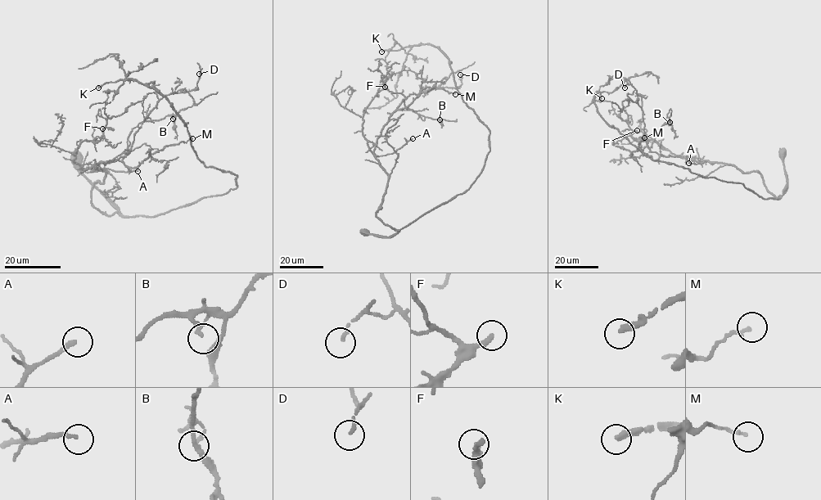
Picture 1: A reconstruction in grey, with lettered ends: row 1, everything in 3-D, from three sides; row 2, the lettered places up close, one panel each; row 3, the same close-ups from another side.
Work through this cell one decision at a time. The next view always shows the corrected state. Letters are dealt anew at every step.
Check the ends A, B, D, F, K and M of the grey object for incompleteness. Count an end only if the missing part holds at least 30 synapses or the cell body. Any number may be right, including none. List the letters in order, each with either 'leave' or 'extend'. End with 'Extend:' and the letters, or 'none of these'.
A: extend
B: leave
D: leave
F: extend
K: extend
M: leave
Extend: A, F, K

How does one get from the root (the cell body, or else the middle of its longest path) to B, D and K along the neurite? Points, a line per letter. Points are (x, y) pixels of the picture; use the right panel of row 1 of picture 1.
B: (781, 155), (787, 189), (776, 197), (757, 172), (652, 152), (657, 131), (669, 122)
D: (781, 155), (787, 189), (776, 197), (757, 172), (652, 152), (645, 139), (636, 90), (630, 84), (624, 87)
K: (781, 155), (787, 189), (764, 199), (742, 183), (647, 156), (604, 120), (597, 92), (602, 98)

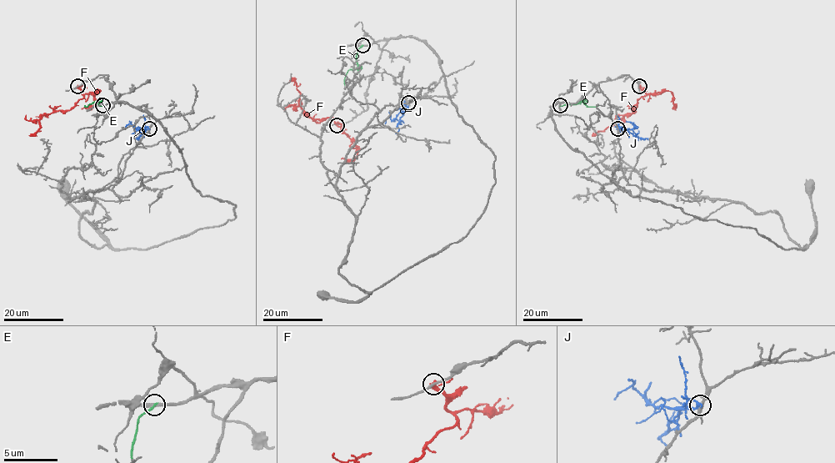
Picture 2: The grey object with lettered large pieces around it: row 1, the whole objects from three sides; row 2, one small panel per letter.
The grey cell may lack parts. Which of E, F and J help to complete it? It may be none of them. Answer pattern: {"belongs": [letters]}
{"belongs": []}

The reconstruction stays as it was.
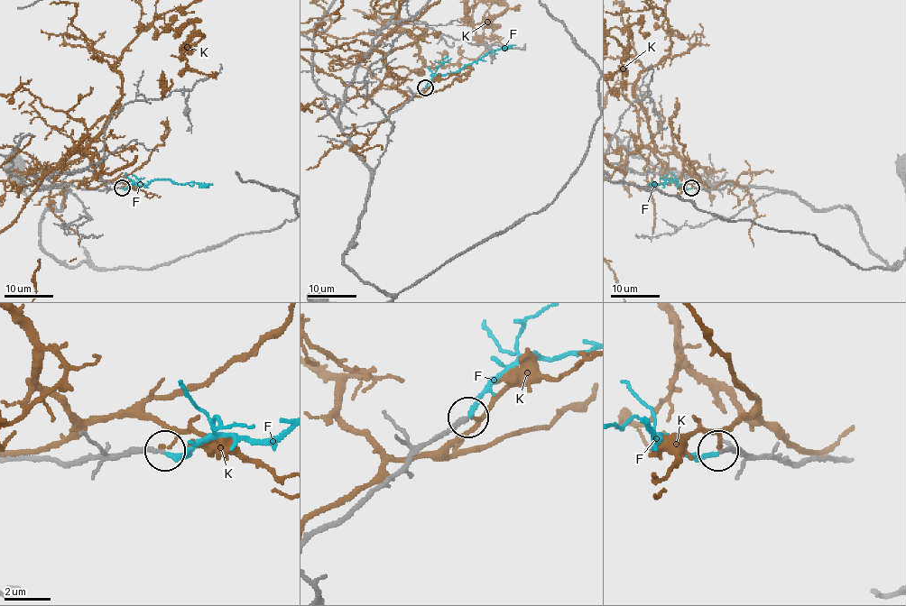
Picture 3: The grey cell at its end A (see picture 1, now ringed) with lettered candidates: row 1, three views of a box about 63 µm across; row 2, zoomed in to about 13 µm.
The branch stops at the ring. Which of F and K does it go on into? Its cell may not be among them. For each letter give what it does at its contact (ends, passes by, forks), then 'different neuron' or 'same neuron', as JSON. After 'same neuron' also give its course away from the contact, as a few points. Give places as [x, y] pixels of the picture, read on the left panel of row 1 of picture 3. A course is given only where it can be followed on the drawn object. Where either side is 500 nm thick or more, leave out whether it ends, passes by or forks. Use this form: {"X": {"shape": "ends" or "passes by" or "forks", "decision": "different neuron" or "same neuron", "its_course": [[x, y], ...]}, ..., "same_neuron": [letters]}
{"F": {"shape": "ends", "decision": "same neuron", "its_course": [[122, 188], [147, 185], [157, 179], [212, 185]]}, "K": {"shape": "passes by", "decision": "different neuron"}, "same_neuron": ["F"]}

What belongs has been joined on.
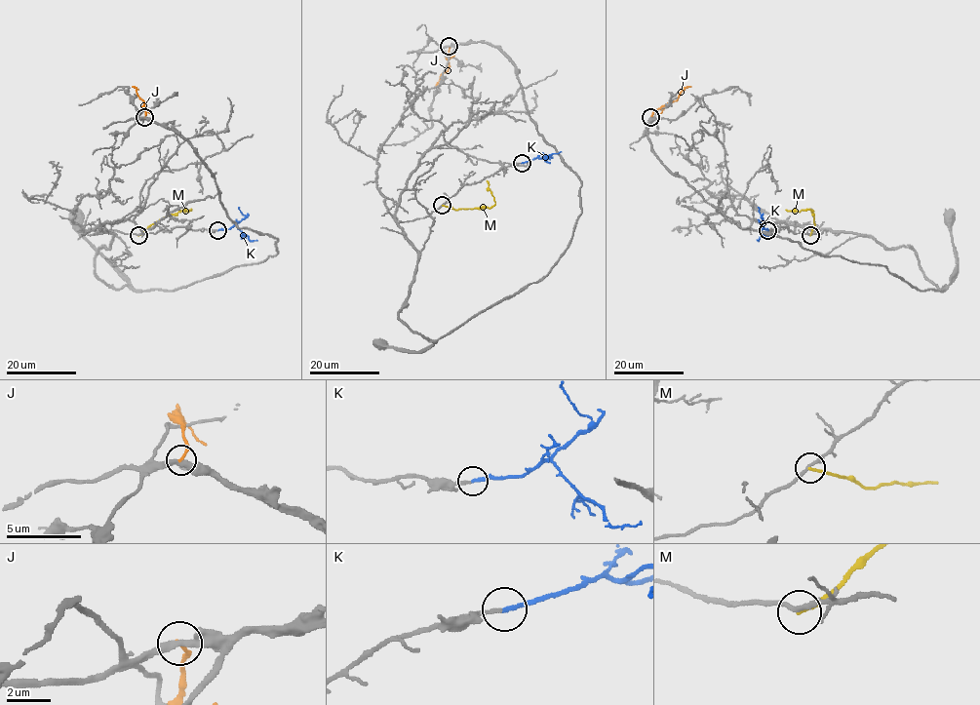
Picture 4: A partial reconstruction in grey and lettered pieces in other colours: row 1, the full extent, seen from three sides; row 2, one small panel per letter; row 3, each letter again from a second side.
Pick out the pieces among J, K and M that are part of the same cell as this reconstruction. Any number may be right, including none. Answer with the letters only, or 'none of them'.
K

